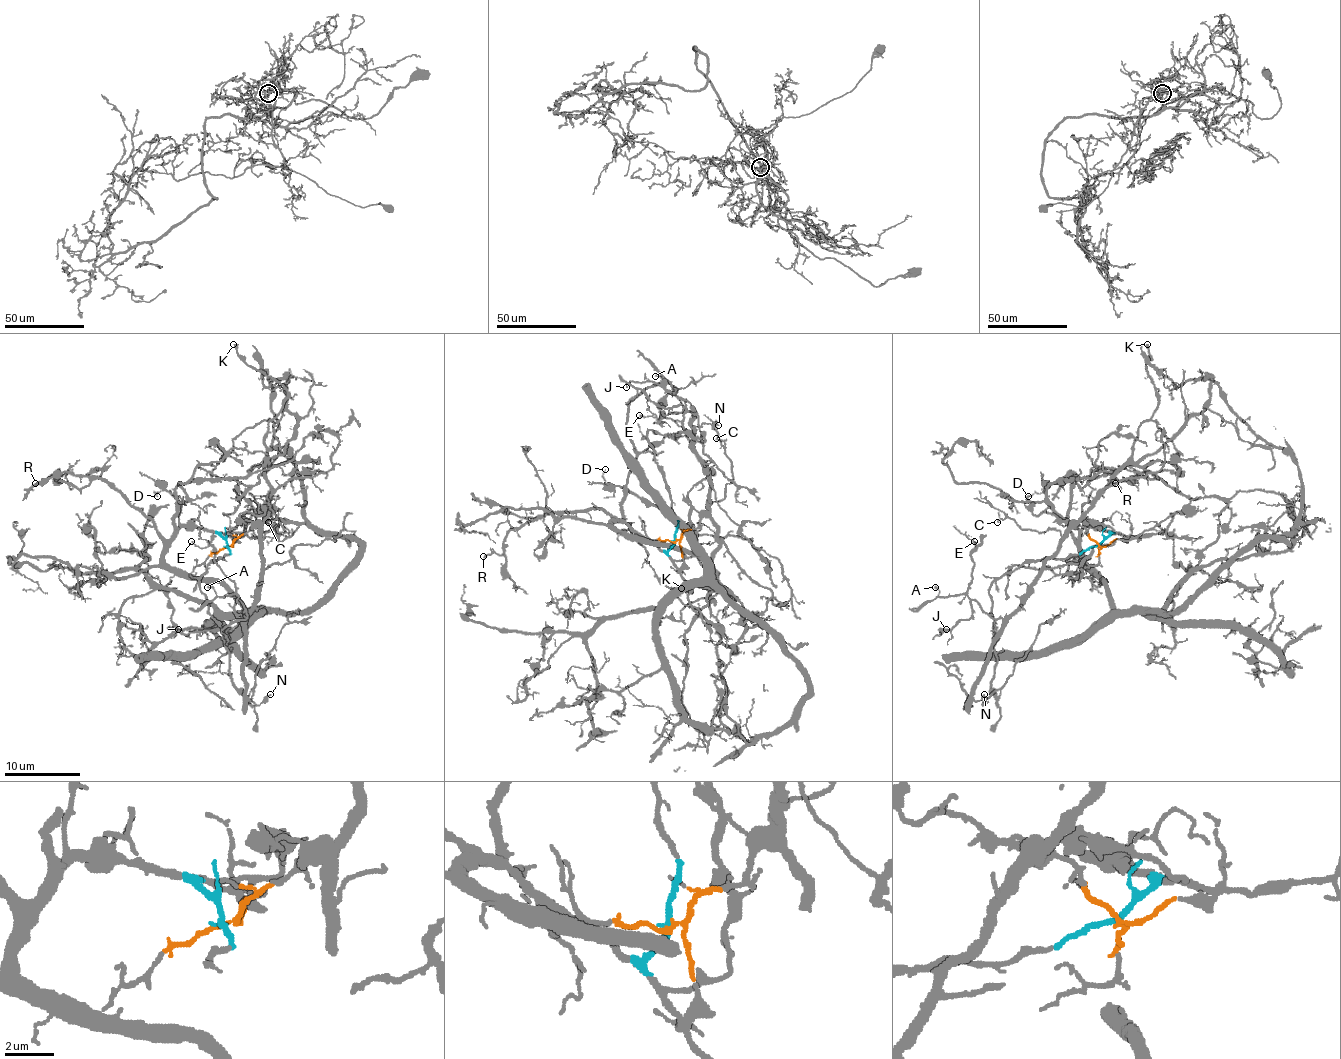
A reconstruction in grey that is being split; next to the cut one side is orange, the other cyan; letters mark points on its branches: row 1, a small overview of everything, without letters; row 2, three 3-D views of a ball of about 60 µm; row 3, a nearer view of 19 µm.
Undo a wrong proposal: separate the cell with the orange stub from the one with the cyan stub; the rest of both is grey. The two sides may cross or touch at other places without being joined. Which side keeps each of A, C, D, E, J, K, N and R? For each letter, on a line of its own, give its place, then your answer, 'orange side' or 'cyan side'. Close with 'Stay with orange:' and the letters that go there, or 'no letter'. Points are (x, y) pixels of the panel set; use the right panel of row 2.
A: at (935, 587); orange side
C: at (997, 522); orange side
D: at (1028, 496); cyan side
E: at (974, 541); orange side
J: at (946, 629); orange side
K: at (1147, 344); orange side
N: at (984, 694); orange side
R: at (1115, 483); cyan side
Stay with orange: A, C, E, J, K, N

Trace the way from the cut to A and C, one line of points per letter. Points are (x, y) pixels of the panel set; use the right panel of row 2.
A: (1099, 546), (1084, 527), (1074, 525), (1009, 615), (992, 619), (966, 596), (941, 596), (935, 586)
C: (1099, 546), (1080, 525), (1074, 525), (1063, 537), (1055, 529), (1023, 529), (1013, 520), (1002, 518), (998, 522)

